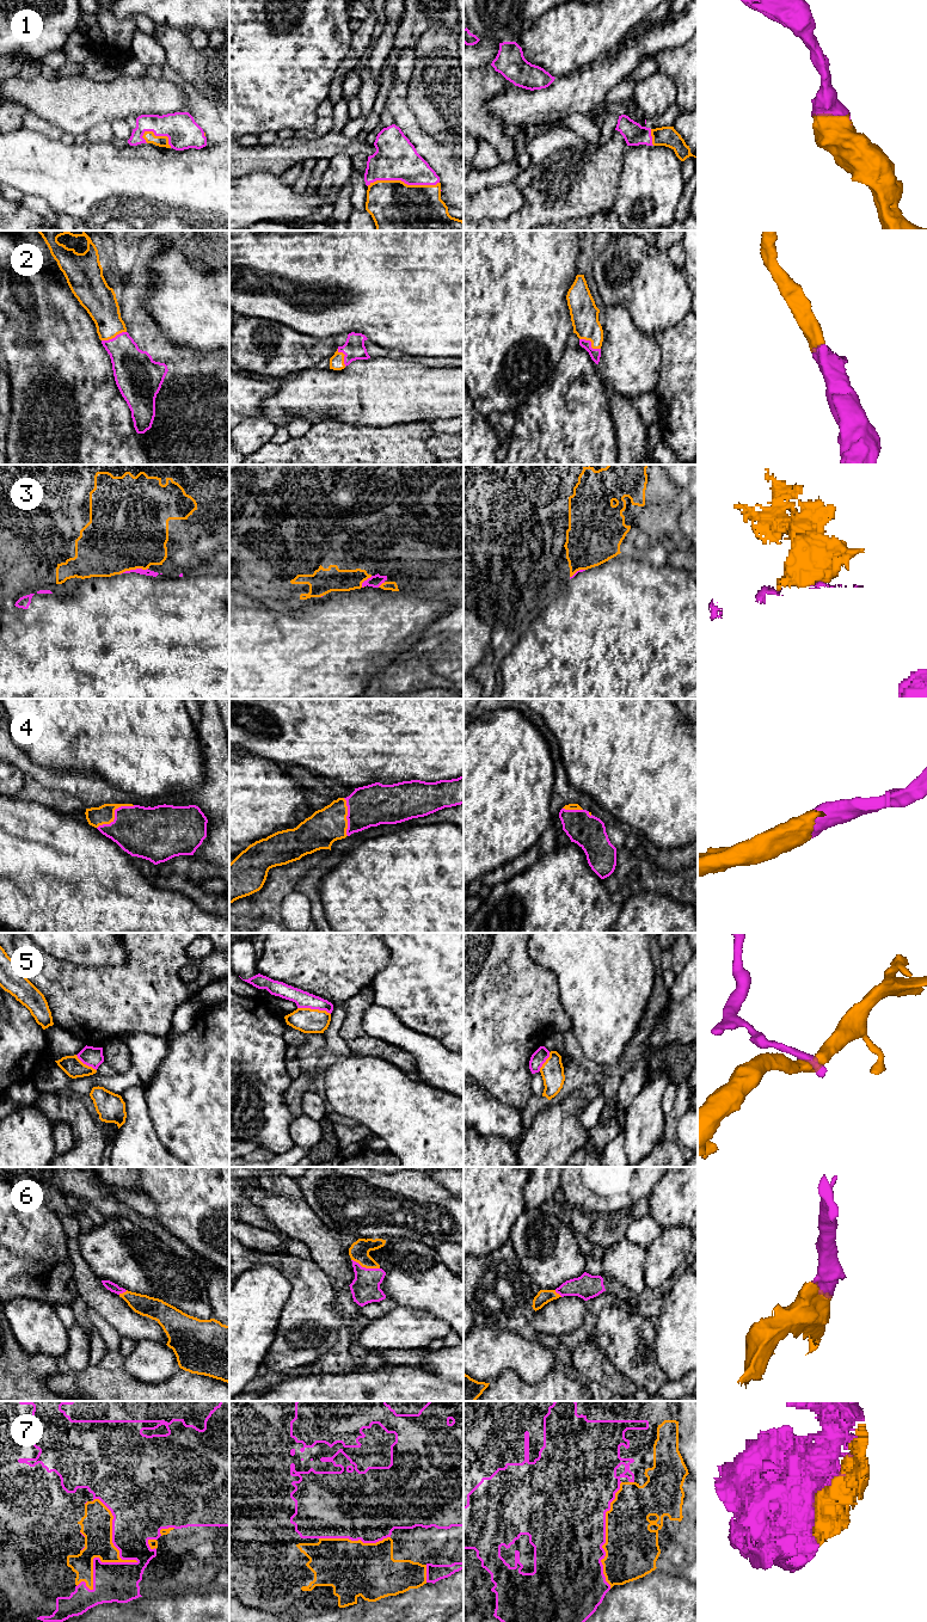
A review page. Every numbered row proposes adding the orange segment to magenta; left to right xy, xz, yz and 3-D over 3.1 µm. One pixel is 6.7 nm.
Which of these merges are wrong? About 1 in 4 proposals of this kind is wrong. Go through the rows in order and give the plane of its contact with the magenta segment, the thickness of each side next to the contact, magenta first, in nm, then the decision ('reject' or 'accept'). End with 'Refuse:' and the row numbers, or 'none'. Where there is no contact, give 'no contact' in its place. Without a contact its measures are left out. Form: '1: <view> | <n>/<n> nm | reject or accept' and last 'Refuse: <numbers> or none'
1: xz | 280/440 nm | accept
2: yz | 80/190 nm | accept
3: xy | 50/480 nm | reject
4: xy | 340/130 nm | accept
5: xz | 110/170 nm | reject
6: xz | 190/140 nm | accept
7: xy | 300/200 nm | accept
Refuse: 3, 5

